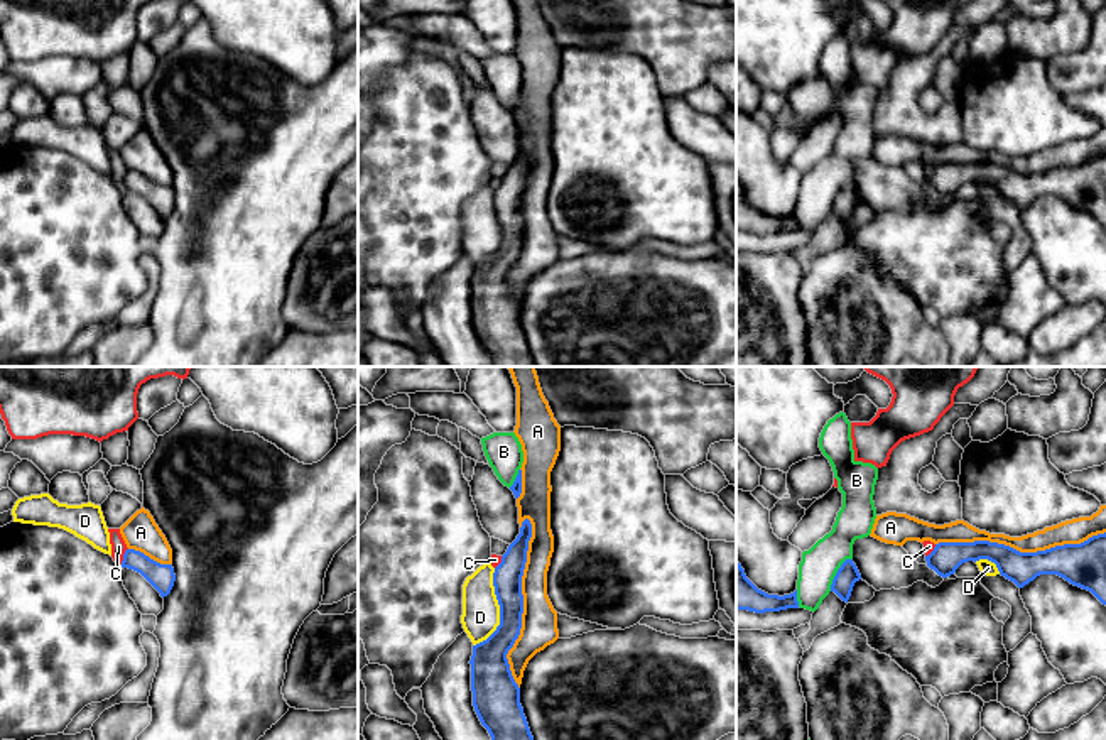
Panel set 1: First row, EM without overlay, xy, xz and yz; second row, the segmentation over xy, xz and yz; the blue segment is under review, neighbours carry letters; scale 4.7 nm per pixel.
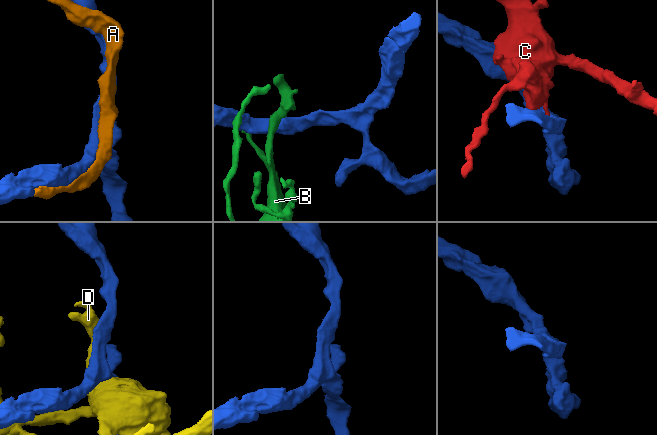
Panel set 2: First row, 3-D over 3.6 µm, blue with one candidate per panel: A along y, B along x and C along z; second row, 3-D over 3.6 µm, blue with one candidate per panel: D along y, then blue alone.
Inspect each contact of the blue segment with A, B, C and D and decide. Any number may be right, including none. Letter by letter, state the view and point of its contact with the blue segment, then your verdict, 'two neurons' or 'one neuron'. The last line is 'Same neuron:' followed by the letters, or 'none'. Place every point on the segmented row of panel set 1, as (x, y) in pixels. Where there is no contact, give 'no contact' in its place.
A: meets blue in xz at (522, 603); one neuron
B: meets blue in yz at (836, 573); two neurons
C: meets blue in xy at (124, 556); two neurons
D: meets blue in xz at (500, 610); two neurons
Same neuron: A

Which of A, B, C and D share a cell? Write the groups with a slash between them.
A / B / C / D

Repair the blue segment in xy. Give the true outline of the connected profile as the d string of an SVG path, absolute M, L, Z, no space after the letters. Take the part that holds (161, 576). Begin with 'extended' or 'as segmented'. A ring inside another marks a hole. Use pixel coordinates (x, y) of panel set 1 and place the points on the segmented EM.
extended | M144 507L137 510L120 534L128 547L122 568L140 573L162 598L167 596L176 581L172 549L150 512Z

